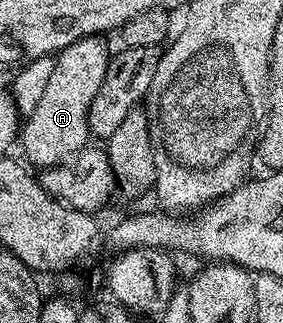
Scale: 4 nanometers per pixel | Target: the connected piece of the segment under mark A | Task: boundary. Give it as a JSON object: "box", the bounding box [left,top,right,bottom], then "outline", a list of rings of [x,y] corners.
{"box":[18,34,110,170],"outline":[[[100,34],[83,36],[78,42],[55,53],[54,74],[50,74],[49,82],[42,93],[41,100],[38,101],[38,106],[34,106],[34,110],[23,121],[18,133],[19,147],[24,147],[23,159],[33,169],[43,170],[53,168],[55,164],[67,164],[89,143],[90,102],[94,102],[94,94],[98,94],[106,78],[110,59],[108,44],[104,40],[107,39]]]}

